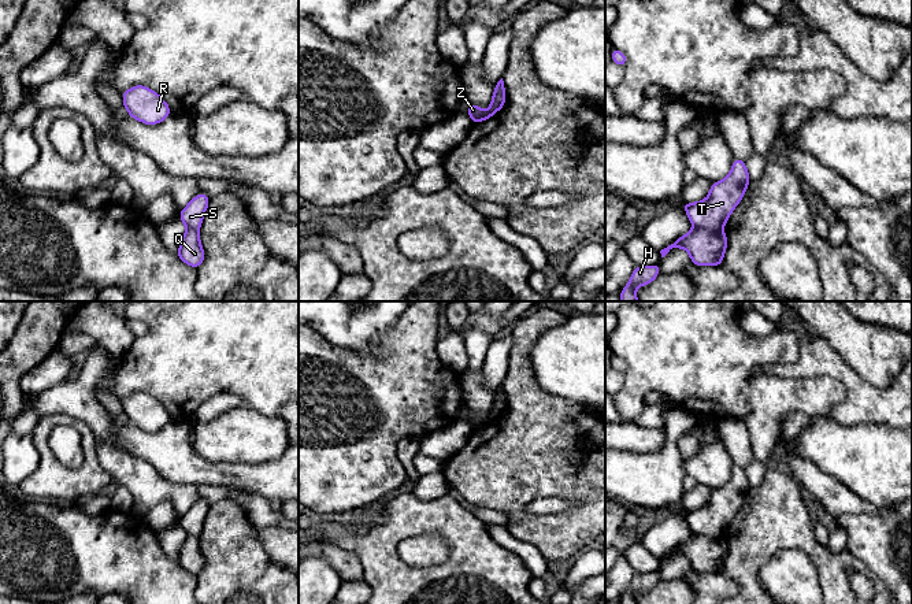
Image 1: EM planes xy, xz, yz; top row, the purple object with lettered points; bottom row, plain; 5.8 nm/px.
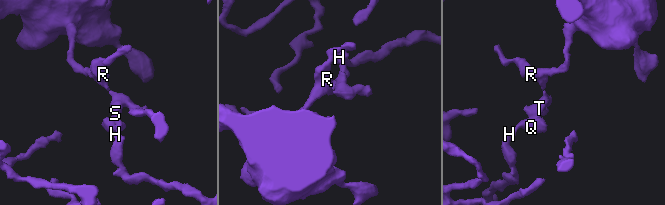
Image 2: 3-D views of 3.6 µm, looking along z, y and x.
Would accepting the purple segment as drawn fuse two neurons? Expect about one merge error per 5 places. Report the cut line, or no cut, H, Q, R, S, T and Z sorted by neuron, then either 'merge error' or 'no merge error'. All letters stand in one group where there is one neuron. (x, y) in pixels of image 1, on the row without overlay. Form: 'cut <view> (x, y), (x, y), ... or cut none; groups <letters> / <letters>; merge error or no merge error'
cut yz (694, 534), (720, 538); groups H Q Z / R S T; merge error

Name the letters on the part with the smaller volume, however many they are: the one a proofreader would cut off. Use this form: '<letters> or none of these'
H, Q, Z

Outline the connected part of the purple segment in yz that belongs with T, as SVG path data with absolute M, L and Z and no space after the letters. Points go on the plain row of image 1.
M734 464L730 481L719 489L711 490L705 507L692 511L682 509L694 536L720 540L730 520L742 507L749 489L745 468Z

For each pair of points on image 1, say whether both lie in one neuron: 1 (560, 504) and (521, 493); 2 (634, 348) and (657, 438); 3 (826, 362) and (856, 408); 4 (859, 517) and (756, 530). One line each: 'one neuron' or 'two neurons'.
1: two neurons
2: two neurons
3: one neuron
4: two neurons

